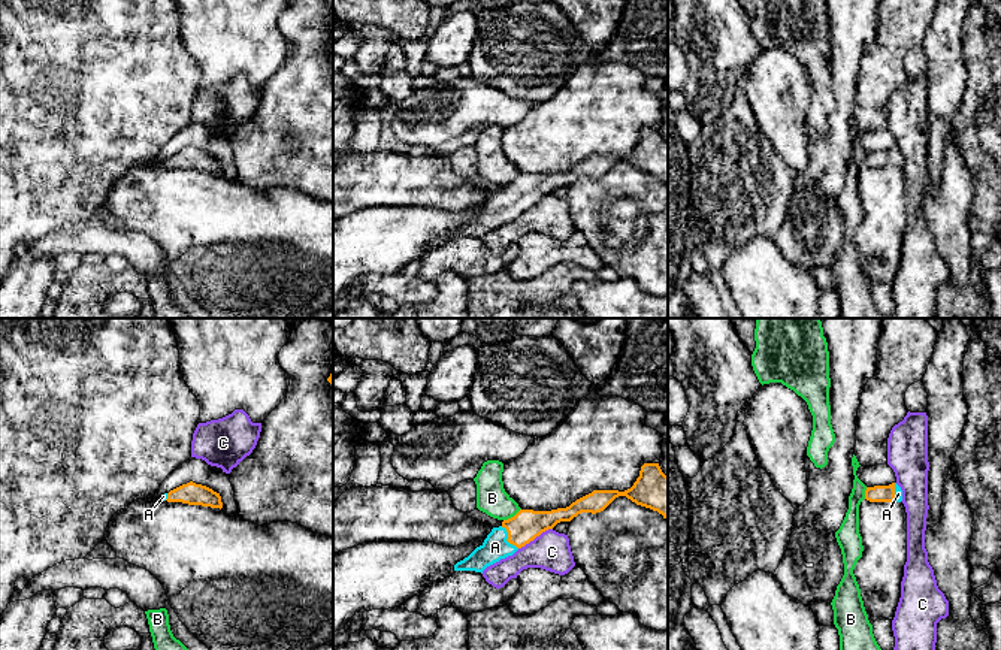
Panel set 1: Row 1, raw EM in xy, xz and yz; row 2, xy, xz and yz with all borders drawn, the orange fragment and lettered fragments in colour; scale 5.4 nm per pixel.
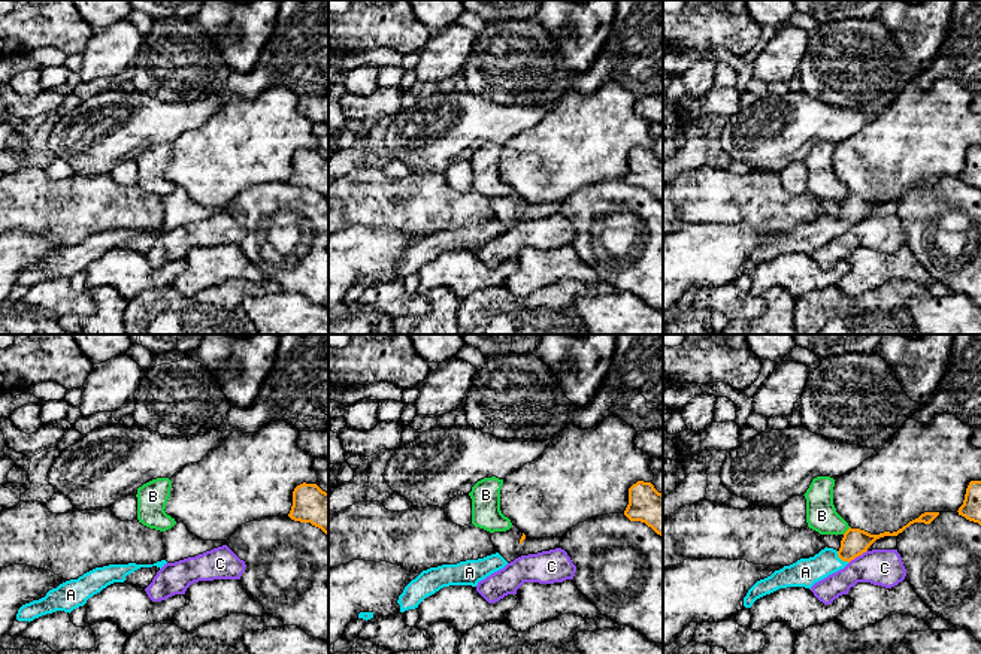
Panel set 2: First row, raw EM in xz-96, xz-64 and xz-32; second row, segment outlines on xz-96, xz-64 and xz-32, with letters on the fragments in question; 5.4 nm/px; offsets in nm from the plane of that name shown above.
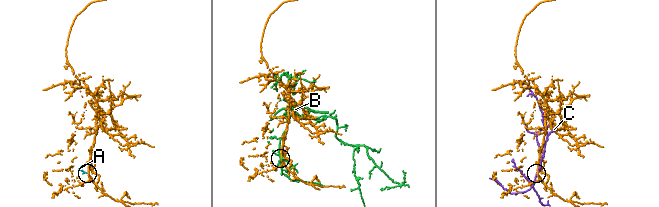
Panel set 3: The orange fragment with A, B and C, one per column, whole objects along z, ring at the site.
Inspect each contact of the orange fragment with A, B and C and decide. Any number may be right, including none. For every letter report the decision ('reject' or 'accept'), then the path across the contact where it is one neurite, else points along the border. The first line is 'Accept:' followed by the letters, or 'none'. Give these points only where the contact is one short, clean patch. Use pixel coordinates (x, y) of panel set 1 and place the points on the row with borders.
Accept: A
A: accept; runs through xz (526, 525), (508, 538), (495, 547)
B: reject
C: reject

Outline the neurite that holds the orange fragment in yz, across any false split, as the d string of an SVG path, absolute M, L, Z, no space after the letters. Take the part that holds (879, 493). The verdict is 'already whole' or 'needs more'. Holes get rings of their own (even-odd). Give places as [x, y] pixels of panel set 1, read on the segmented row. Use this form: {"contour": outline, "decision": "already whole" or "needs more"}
{"contour": "M892 483L889 486L867 487L865 499L870 502L901 502L902 490L896 483Z", "decision": "needs more"}

